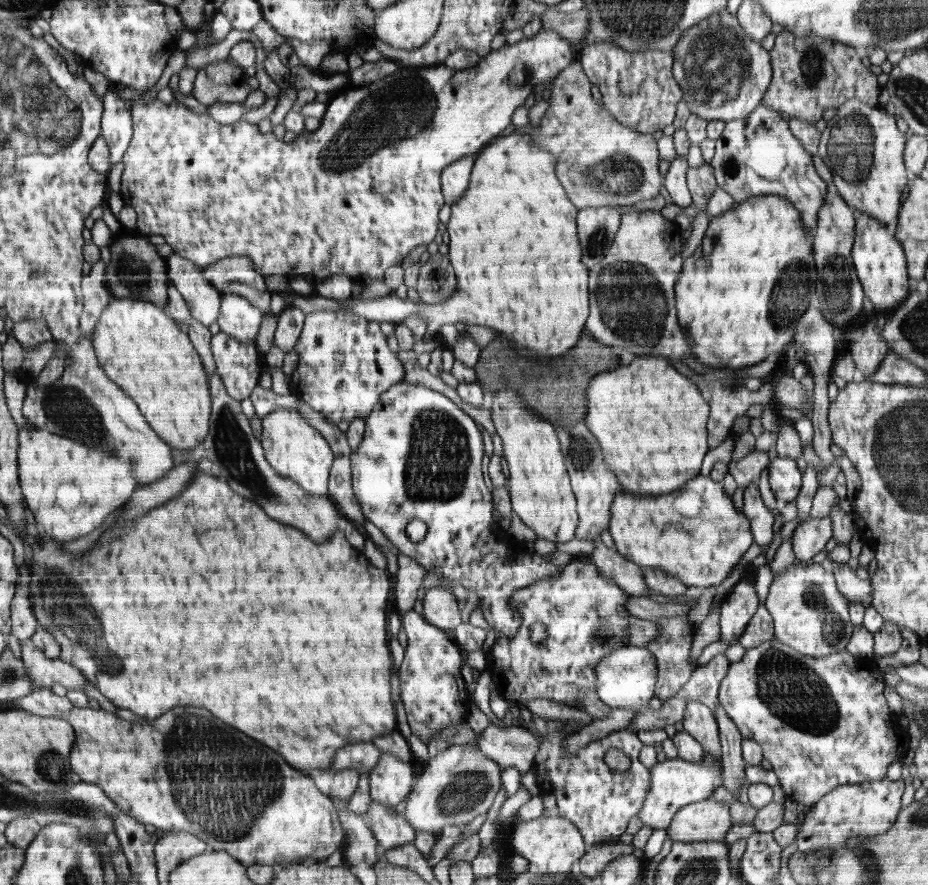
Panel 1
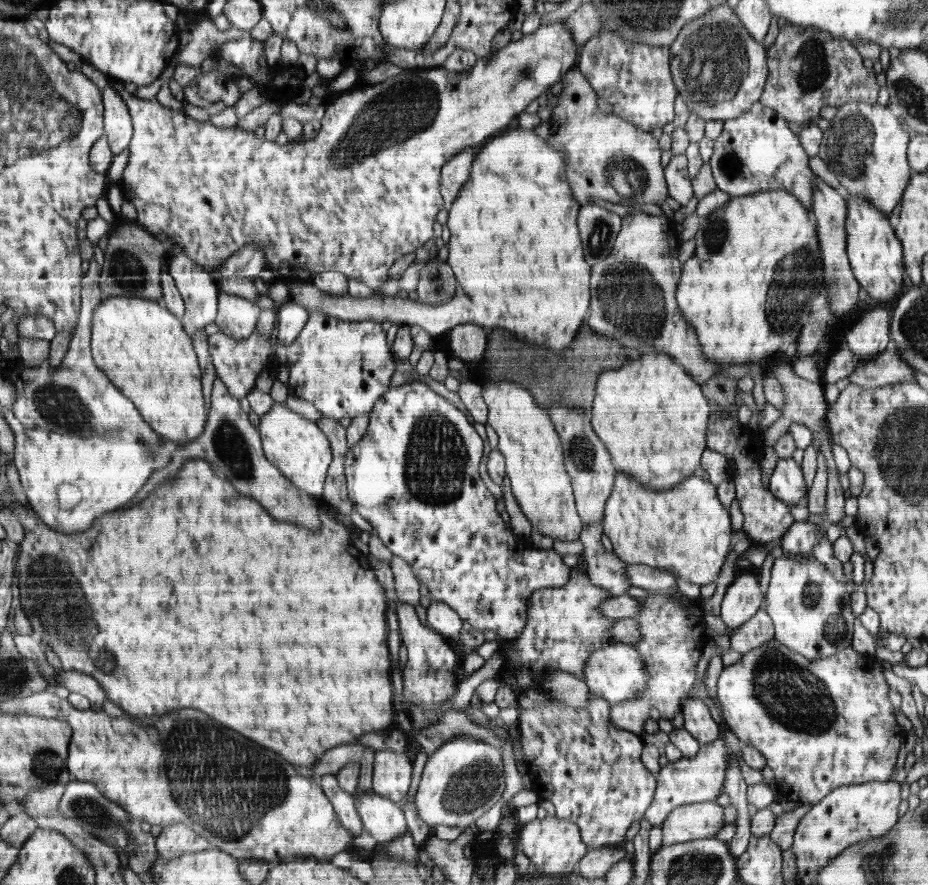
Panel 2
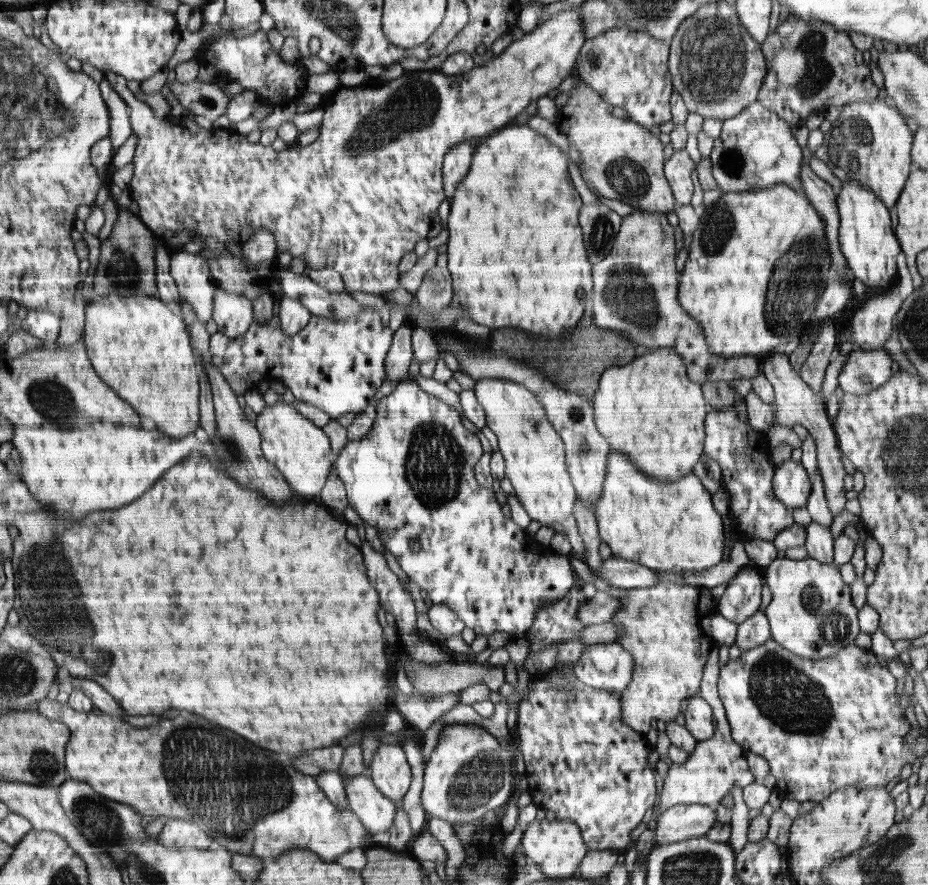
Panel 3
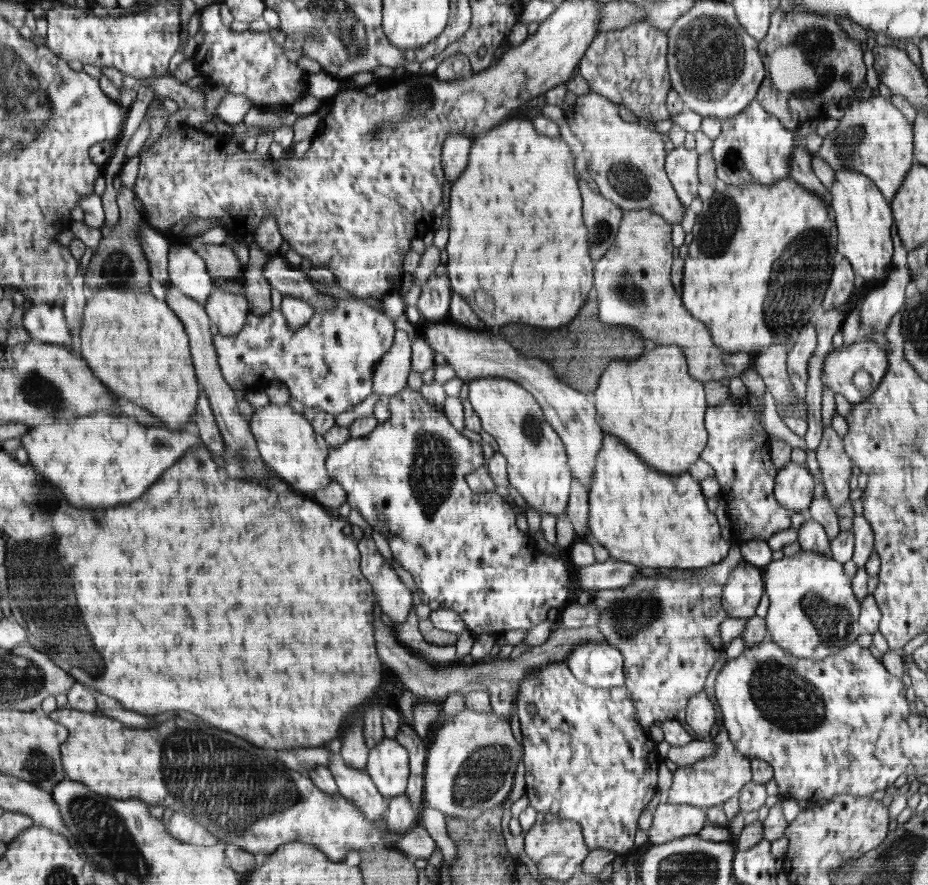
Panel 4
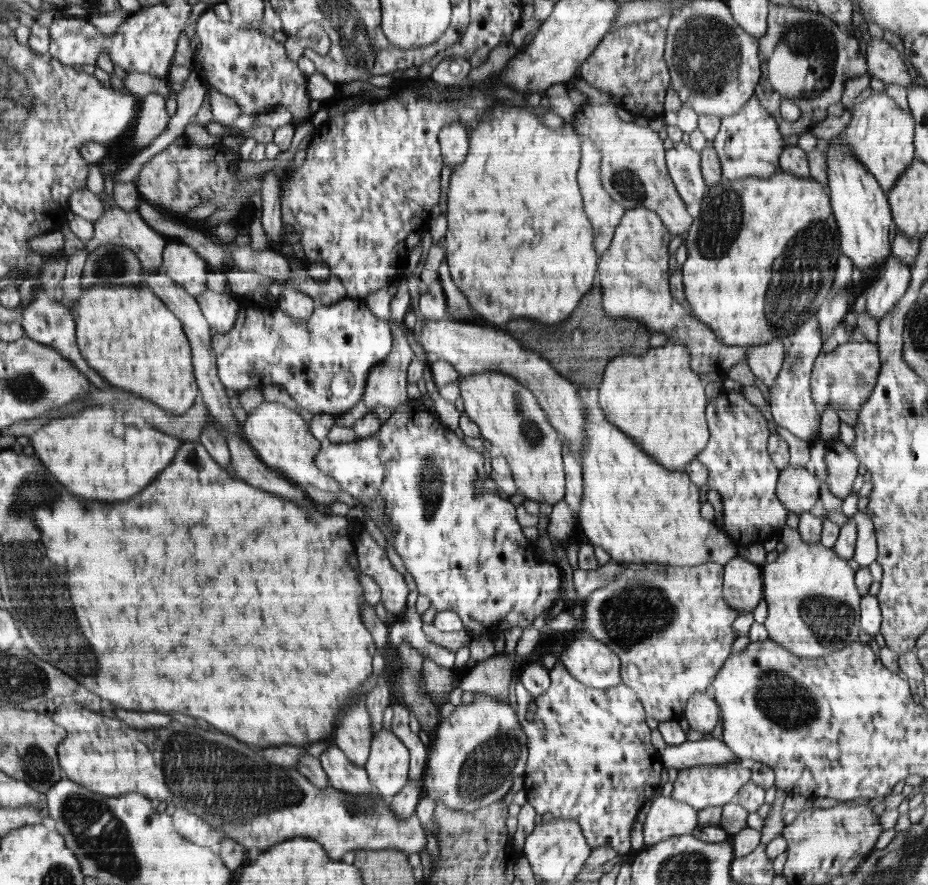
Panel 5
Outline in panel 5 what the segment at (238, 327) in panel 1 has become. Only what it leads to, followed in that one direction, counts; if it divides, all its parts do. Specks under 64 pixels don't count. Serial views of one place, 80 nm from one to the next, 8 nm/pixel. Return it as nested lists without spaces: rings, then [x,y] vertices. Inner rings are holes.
[[[206,289],[195,299],[199,301],[200,310],[210,327],[214,328],[216,332],[224,334],[234,326],[238,309],[241,307],[240,300],[244,298],[238,298],[231,293],[220,294]]]

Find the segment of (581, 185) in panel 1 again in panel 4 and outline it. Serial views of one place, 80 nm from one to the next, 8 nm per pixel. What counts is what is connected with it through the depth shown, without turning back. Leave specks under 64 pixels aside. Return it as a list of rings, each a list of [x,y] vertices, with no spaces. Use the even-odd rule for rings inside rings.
[[[594,91],[578,96],[576,103],[565,111],[565,117],[574,136],[591,156],[588,171],[600,193],[624,212],[648,209],[671,225],[681,222],[686,207],[680,202],[665,172],[665,142],[658,131],[648,130],[642,122],[624,121],[618,115],[618,105]]]

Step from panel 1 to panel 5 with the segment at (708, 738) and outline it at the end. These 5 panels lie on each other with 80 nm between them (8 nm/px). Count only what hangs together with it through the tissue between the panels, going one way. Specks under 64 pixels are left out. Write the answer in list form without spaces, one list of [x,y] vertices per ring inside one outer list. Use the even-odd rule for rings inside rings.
[[[696,691],[689,699],[682,715],[681,720],[685,726],[709,734],[716,728],[718,718],[720,718],[720,709],[717,702],[710,698],[705,691]]]

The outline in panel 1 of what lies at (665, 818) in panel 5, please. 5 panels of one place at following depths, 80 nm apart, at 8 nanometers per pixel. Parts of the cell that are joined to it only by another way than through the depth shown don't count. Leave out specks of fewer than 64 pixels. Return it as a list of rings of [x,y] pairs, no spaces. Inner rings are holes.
[[[714,798],[687,804],[671,818],[667,837],[673,843],[702,841],[725,842],[725,836],[735,823],[731,821],[730,801],[717,802]]]

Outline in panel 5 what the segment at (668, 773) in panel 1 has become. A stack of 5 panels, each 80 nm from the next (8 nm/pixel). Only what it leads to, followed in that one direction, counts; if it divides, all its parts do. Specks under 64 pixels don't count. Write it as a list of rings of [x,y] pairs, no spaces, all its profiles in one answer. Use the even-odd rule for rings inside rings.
[[[743,761],[714,766],[702,764],[677,771],[677,778],[673,781],[671,797],[674,800],[689,804],[697,811],[708,808],[708,806],[723,807],[730,801],[735,800],[738,791],[750,780],[750,765]]]

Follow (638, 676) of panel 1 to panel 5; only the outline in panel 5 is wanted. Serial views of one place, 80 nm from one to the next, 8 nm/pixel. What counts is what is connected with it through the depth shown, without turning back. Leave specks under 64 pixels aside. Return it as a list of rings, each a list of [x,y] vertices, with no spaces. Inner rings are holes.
[[[588,632],[580,633],[575,639],[559,655],[567,671],[592,688],[618,686],[622,680],[620,659],[616,654]]]

